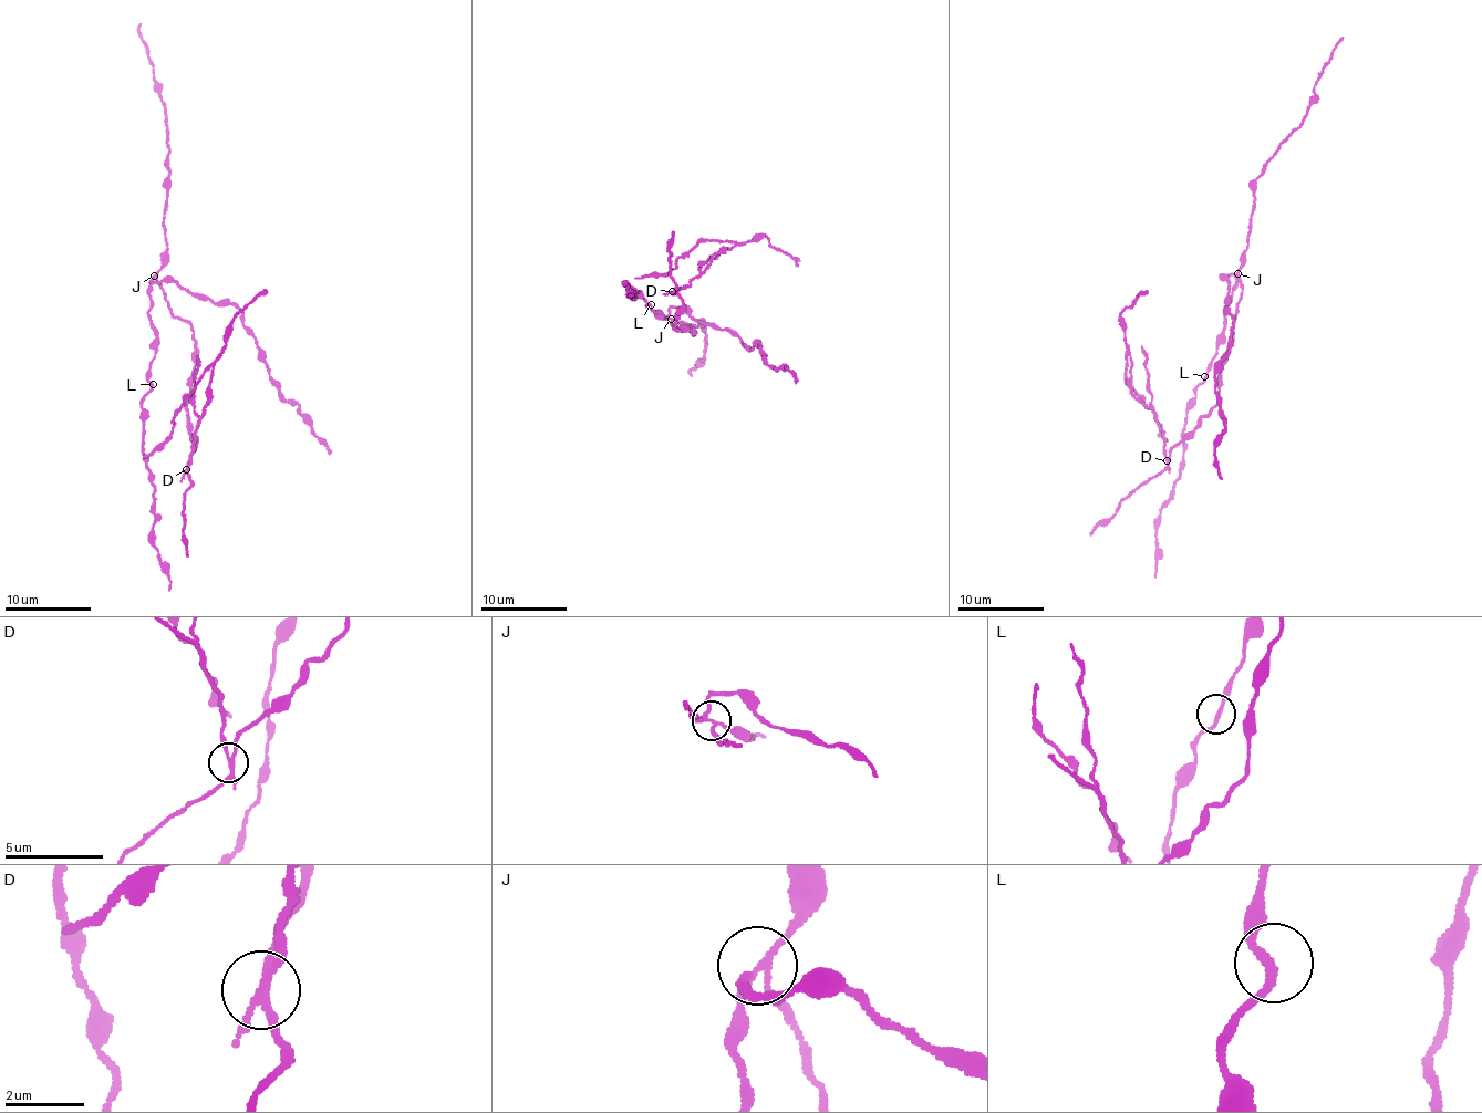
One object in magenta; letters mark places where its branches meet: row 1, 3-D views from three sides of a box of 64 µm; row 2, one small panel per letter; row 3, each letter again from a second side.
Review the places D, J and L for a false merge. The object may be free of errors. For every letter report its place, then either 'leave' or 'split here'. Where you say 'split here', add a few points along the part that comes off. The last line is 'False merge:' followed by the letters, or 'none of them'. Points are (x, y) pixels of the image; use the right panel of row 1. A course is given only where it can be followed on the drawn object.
D: (1167, 460) | split here | (1167, 460), (1162, 430), (1156, 412), (1131, 392), (1132, 359), (1128, 354), (1128, 384), (1154, 414), (1167, 440)
J: (1237, 273) | leave
L: (1204, 376) | leave
False merge: D

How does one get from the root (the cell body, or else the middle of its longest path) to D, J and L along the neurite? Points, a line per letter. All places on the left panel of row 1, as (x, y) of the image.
D: (190, 326), (196, 360), (192, 395), (185, 411), (188, 429), (195, 443), (187, 469)
J: (190, 326), (172, 313), (166, 293), (154, 276)
L: (190, 326), (172, 313), (162, 285), (154, 278), (148, 293), (148, 320), (156, 337), (148, 380), (153, 384)

